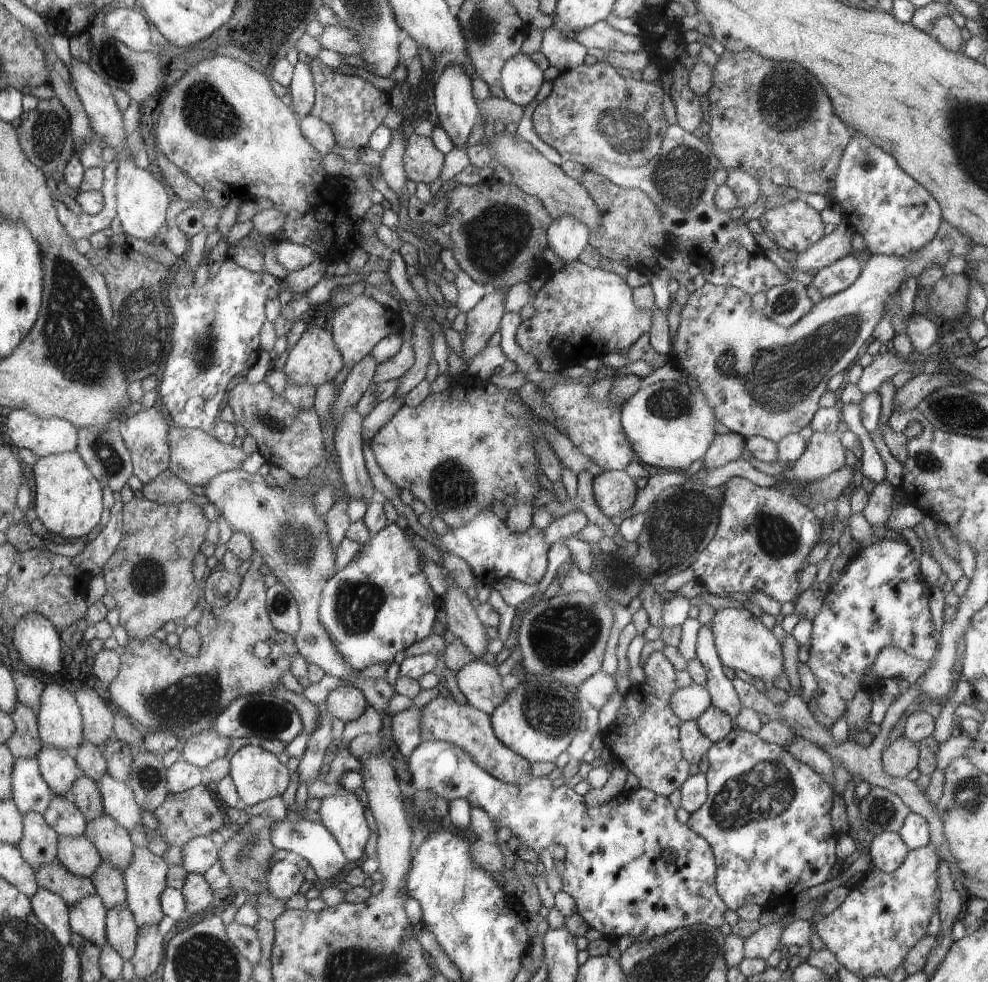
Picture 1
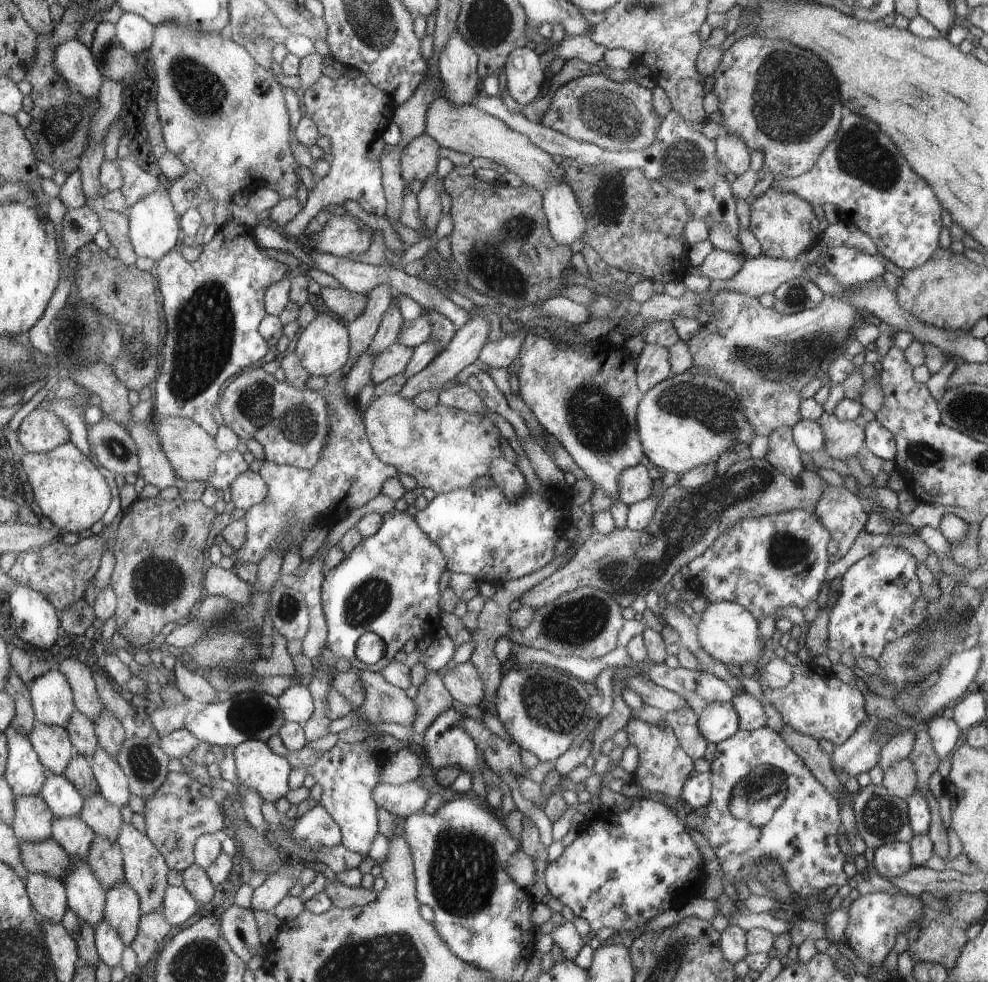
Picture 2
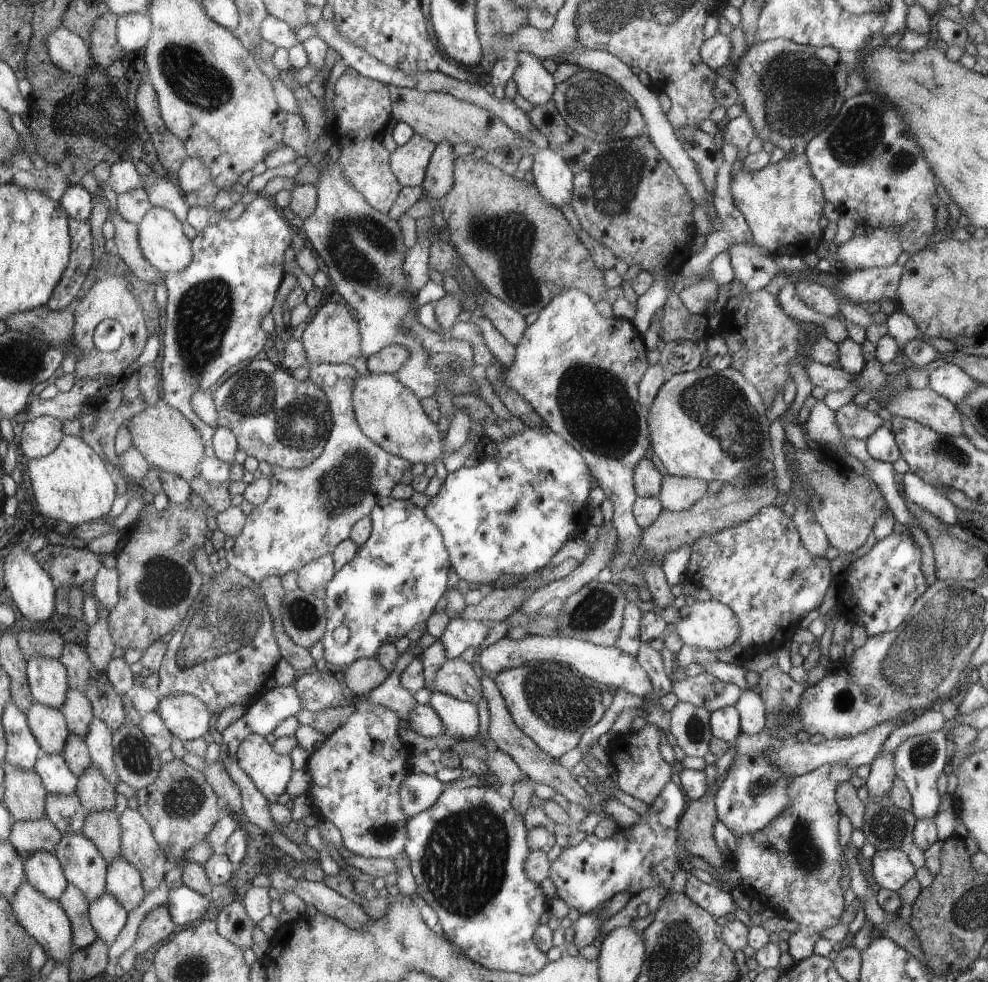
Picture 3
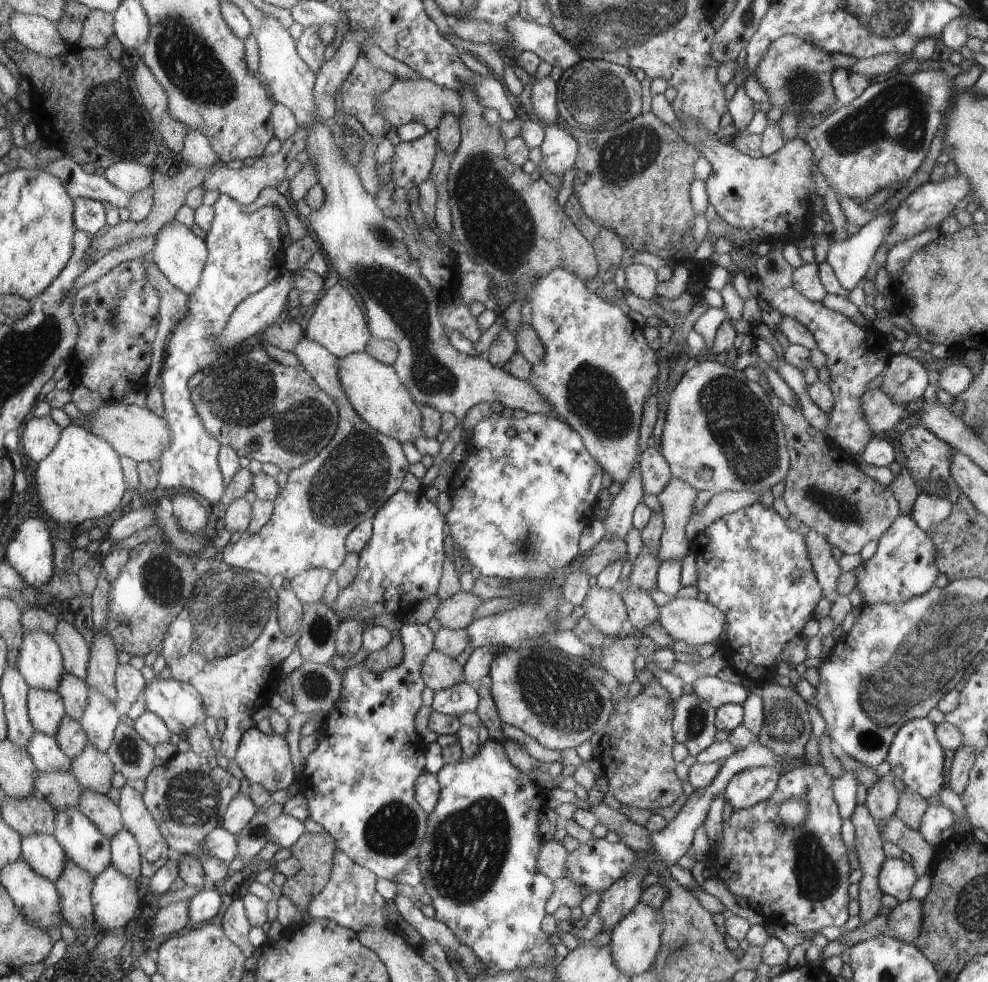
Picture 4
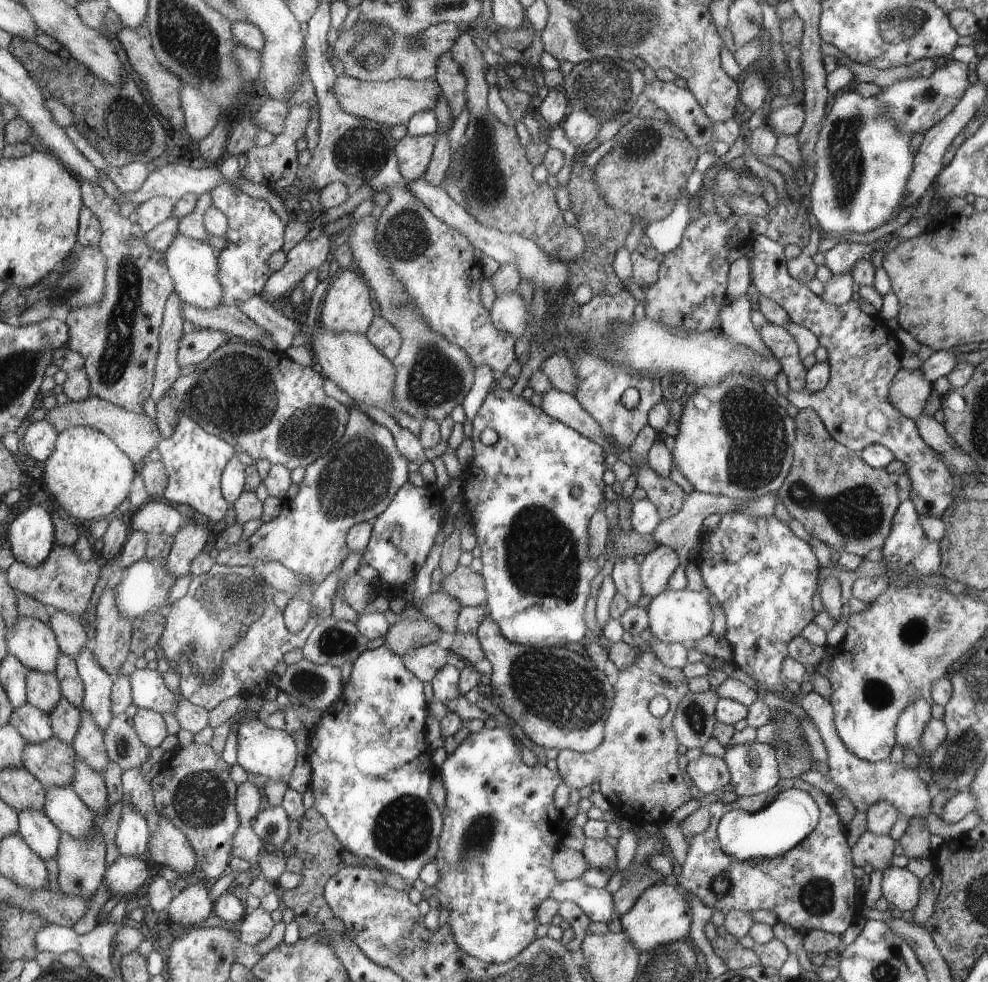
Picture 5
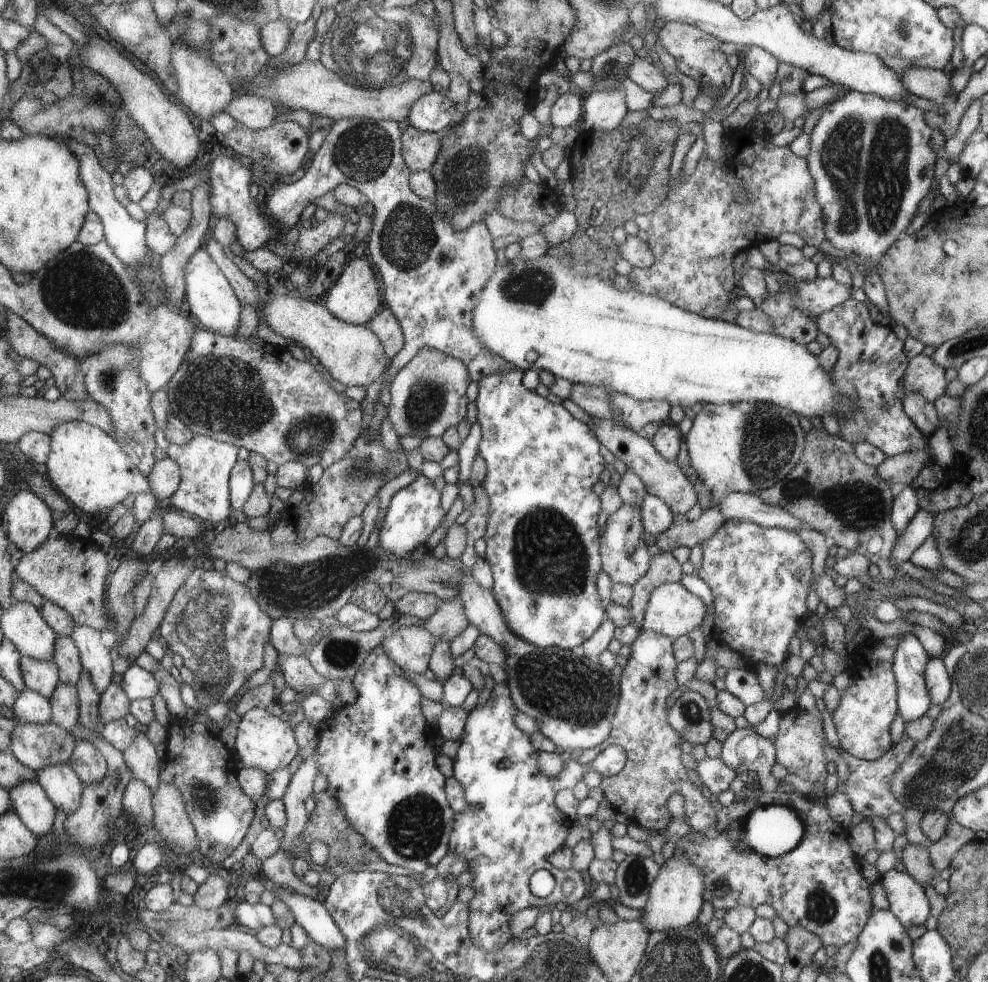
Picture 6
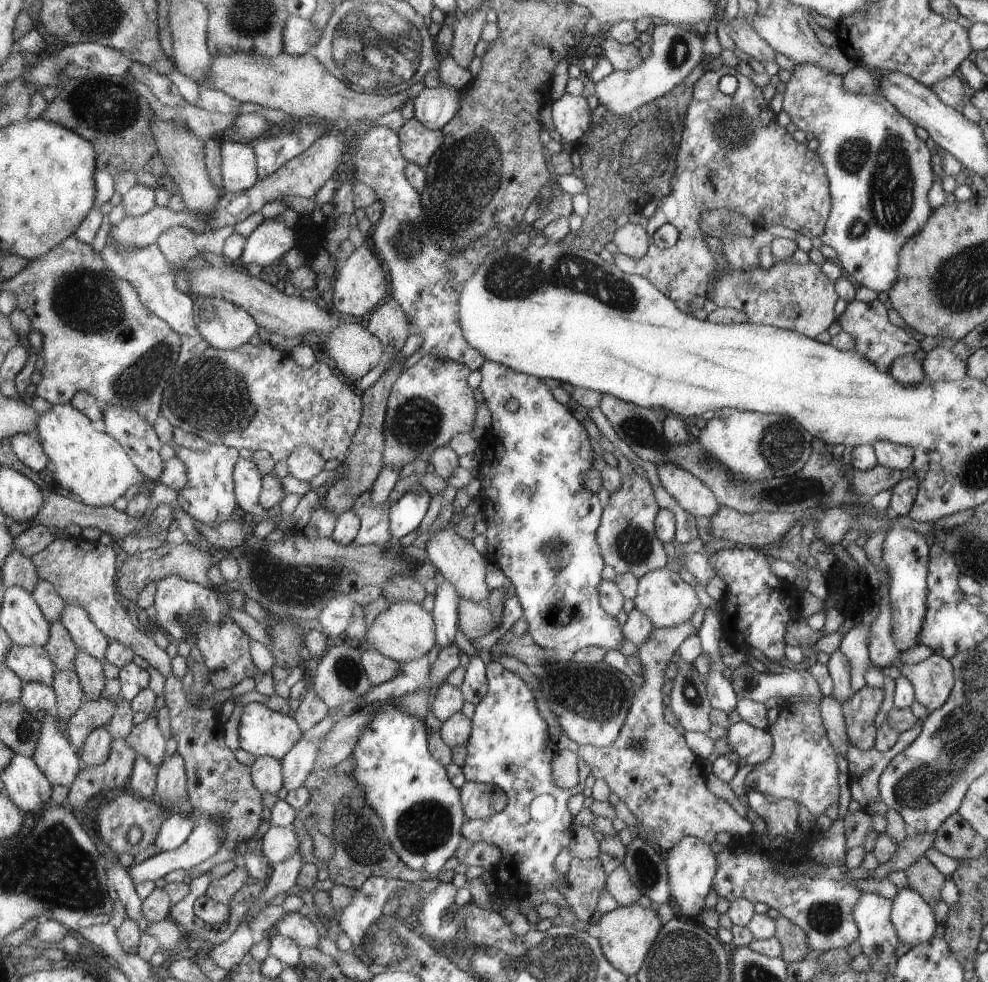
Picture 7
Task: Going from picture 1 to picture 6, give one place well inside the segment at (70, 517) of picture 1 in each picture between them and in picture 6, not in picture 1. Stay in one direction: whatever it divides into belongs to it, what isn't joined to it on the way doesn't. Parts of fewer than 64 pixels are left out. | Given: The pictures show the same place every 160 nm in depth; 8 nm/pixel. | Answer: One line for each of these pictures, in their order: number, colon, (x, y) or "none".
2: (71, 492)
3: (71, 485)
4: (82, 478)
5: (89, 475)
6: (88, 467)

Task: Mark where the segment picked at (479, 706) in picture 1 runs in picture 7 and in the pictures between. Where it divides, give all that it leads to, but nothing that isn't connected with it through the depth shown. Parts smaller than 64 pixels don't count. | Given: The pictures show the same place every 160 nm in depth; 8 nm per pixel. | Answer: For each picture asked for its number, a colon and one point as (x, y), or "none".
2: (462, 681)
3: (457, 678)
4: (441, 671)
5: (424, 661)
6: (410, 648)
7: (405, 631)

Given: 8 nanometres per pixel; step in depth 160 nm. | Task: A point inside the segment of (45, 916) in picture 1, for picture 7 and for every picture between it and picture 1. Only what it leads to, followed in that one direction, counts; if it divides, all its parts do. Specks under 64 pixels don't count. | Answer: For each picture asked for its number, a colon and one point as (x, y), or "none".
2: (48, 895)
3: (44, 871)
4: (44, 852)
5: (35, 826)
6: (30, 801)
7: (27, 785)

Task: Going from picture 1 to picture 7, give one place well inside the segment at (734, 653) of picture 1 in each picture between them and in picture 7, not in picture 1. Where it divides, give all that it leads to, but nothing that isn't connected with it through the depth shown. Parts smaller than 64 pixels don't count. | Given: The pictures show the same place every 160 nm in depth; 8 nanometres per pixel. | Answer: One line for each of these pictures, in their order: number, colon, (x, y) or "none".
2: (727, 631)
3: (711, 625)
4: (697, 623)
5: (684, 616)
6: (672, 610)
7: (663, 596)

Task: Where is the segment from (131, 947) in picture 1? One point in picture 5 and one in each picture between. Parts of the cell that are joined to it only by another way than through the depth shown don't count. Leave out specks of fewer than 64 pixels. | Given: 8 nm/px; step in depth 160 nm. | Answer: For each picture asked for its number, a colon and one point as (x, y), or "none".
2: (122, 903)
3: (123, 880)
4: (125, 853)
5: (132, 837)

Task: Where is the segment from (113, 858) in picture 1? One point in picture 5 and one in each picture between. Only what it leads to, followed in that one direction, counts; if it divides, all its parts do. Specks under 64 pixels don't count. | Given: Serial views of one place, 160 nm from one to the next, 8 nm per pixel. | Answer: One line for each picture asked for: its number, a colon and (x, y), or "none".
2: (103, 817)
3: (96, 792)
4: (93, 770)
5: (88, 744)

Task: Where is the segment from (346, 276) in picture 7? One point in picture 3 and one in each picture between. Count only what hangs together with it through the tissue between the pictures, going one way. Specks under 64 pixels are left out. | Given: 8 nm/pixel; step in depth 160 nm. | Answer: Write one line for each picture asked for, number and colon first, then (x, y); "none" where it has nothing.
3: (332, 336)
4: (338, 324)
5: (347, 307)
6: (354, 298)

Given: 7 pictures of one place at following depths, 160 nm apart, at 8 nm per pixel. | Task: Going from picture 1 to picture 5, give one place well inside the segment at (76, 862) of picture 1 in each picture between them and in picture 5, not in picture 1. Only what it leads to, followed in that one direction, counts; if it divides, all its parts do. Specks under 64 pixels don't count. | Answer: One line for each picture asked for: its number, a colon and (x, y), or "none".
2: (70, 832)
3: (65, 810)
4: (61, 789)
5: (52, 762)

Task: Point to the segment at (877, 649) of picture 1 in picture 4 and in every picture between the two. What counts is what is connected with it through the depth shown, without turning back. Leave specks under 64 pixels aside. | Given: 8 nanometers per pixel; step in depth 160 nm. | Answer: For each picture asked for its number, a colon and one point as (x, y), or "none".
2: (881, 600)
3: (877, 591)
4: (903, 566)

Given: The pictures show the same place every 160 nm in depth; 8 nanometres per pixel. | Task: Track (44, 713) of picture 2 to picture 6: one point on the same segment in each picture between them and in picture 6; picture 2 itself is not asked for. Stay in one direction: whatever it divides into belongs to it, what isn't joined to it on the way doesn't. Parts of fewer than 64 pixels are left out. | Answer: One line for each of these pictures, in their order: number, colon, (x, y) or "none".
3: (49, 685)
4: (40, 662)
5: (32, 642)
6: (23, 624)

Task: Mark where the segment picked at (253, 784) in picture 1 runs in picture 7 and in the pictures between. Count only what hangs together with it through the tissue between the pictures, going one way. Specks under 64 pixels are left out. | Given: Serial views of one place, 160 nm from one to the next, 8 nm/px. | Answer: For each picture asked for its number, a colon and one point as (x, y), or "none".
2: (258, 767)
3: (270, 772)
4: (265, 760)
5: (262, 751)
6: (263, 742)
7: (264, 732)

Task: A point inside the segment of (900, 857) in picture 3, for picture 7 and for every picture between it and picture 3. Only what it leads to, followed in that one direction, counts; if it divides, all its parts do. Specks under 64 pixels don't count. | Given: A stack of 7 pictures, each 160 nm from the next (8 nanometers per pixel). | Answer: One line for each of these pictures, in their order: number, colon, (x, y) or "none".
4: (896, 878)
5: (901, 889)
6: (907, 899)
7: (914, 919)

